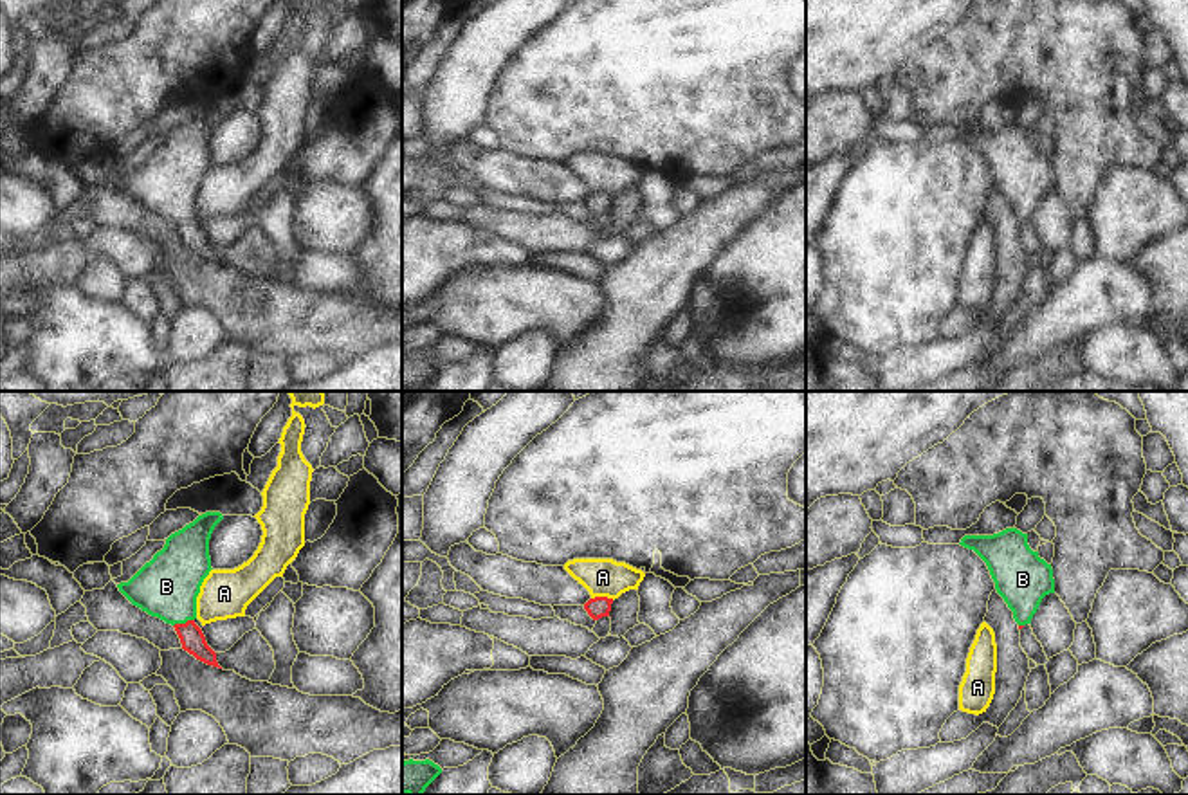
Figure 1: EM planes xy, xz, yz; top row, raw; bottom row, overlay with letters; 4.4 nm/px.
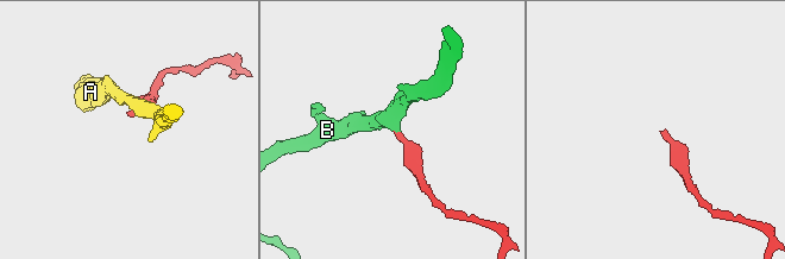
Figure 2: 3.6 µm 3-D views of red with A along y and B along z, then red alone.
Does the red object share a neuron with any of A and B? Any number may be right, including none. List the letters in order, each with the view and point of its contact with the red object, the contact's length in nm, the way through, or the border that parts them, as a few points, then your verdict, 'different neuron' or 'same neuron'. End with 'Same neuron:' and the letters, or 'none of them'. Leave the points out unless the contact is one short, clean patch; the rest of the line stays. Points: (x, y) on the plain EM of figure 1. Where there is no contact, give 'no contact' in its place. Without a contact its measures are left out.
A: meets red in xz at (603, 193); contact 100 nm long; border along xz (592, 193), (613, 195); different neuron
B: meets red in xy at (182, 220); contact 100 nm long; runs through xy (191, 233), (182, 220), (181, 208), (166, 182); same neuron
Same neuron: B

